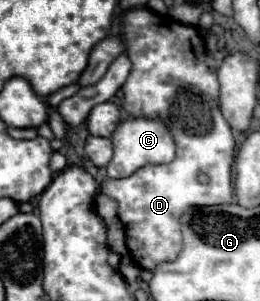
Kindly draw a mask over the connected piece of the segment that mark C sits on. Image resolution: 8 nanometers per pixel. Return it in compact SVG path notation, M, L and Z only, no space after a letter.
M129 117L119 123L113 137L113 159L107 165L107 175L111 179L129 177L139 167L147 163L169 163L175 157L175 141L171 131L161 119L149 119L149 117Z

